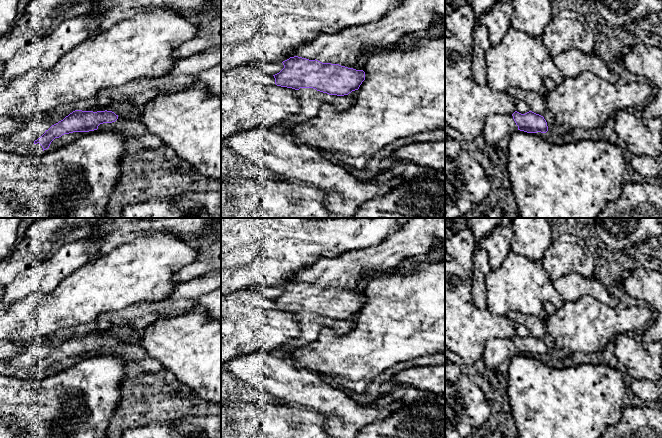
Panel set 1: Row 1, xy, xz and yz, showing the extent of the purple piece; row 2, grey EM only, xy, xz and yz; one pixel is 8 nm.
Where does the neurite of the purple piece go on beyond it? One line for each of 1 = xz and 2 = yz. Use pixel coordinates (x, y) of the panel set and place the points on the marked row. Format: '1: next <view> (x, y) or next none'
1: next xz (346, 48)
2: next yz (496, 126)

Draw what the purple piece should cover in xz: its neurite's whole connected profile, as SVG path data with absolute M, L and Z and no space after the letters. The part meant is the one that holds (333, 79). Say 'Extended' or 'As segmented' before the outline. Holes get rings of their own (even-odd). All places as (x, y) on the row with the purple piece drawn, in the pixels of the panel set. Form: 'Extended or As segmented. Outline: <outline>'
Extended. Outline: M404 0L379 20L370 21L363 25L354 25L350 28L342 29L338 33L321 34L311 43L301 46L294 57L290 57L282 62L284 68L273 75L275 84L295 90L313 88L329 95L348 95L352 91L358 90L365 80L363 68L369 59L364 53L365 48L381 48L399 42L405 35L423 34L432 25L437 16L445 19L445 0Z

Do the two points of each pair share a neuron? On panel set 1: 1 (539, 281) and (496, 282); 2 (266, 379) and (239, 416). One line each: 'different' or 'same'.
1: same
2: different

